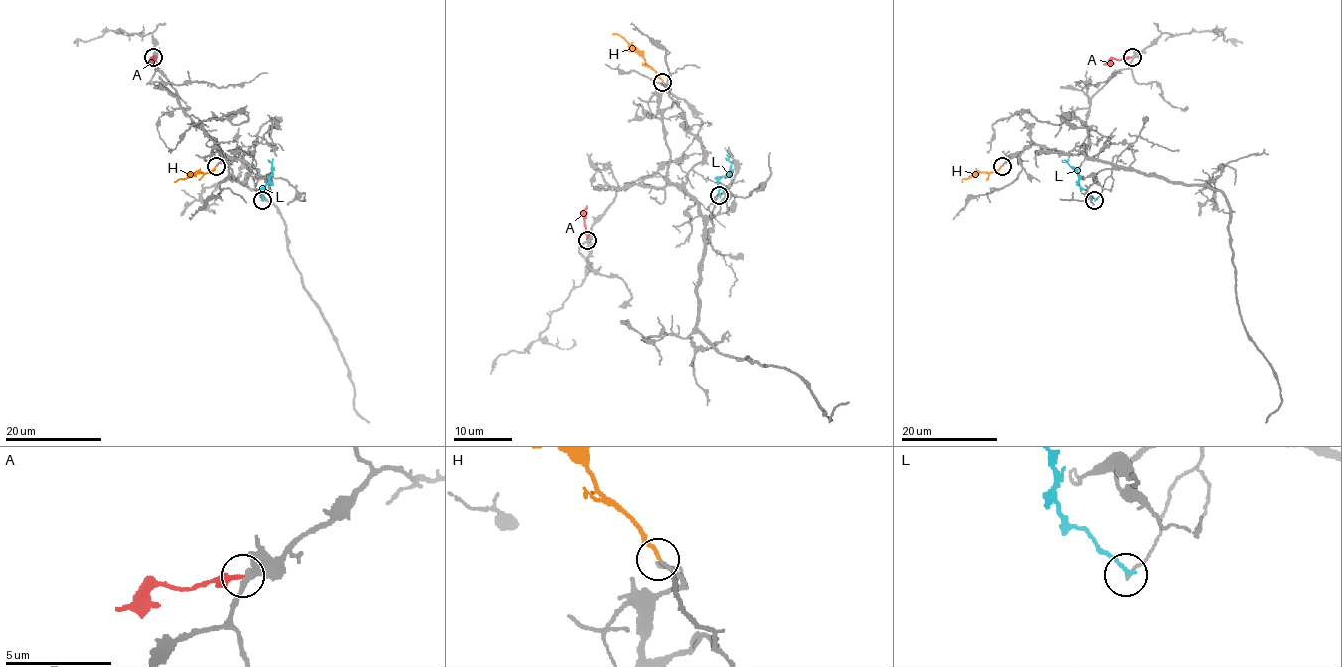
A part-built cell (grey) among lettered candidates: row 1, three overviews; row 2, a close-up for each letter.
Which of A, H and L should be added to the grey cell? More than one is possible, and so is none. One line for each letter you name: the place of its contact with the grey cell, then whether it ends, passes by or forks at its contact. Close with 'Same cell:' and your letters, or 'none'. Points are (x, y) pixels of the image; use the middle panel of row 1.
H: contact (662, 82); it ends
Same cell: H

